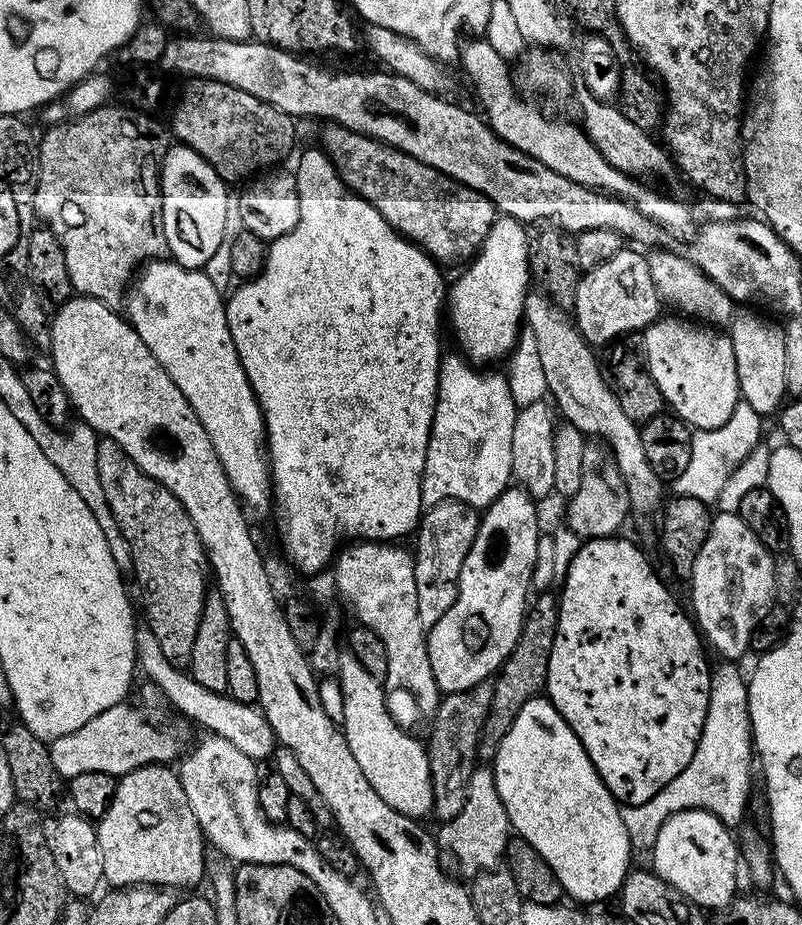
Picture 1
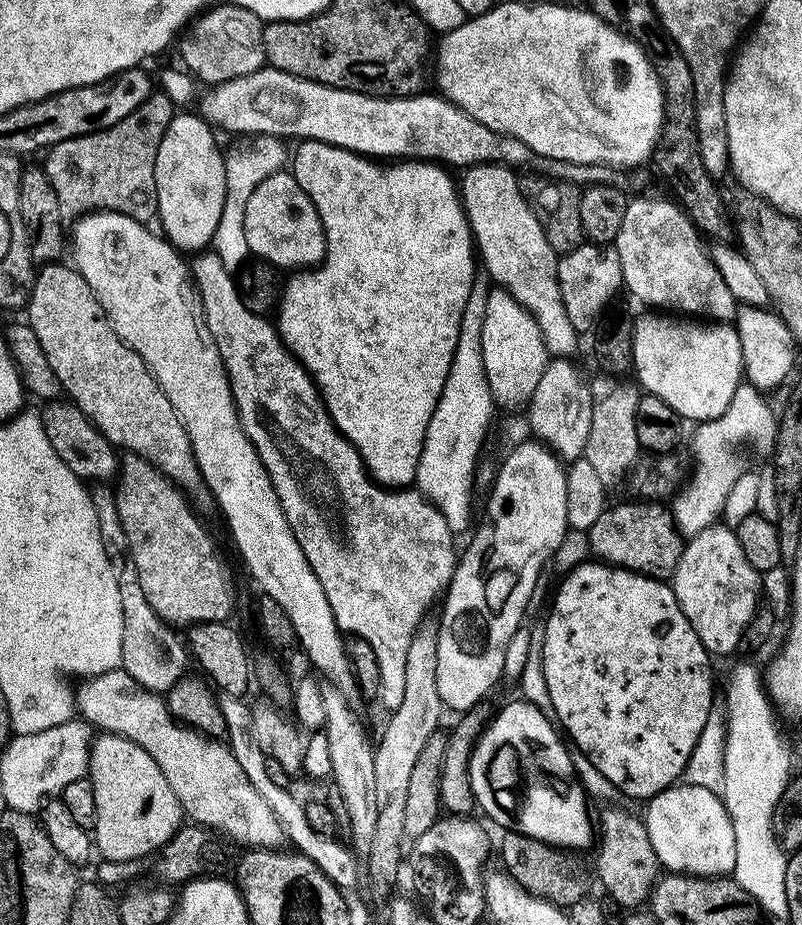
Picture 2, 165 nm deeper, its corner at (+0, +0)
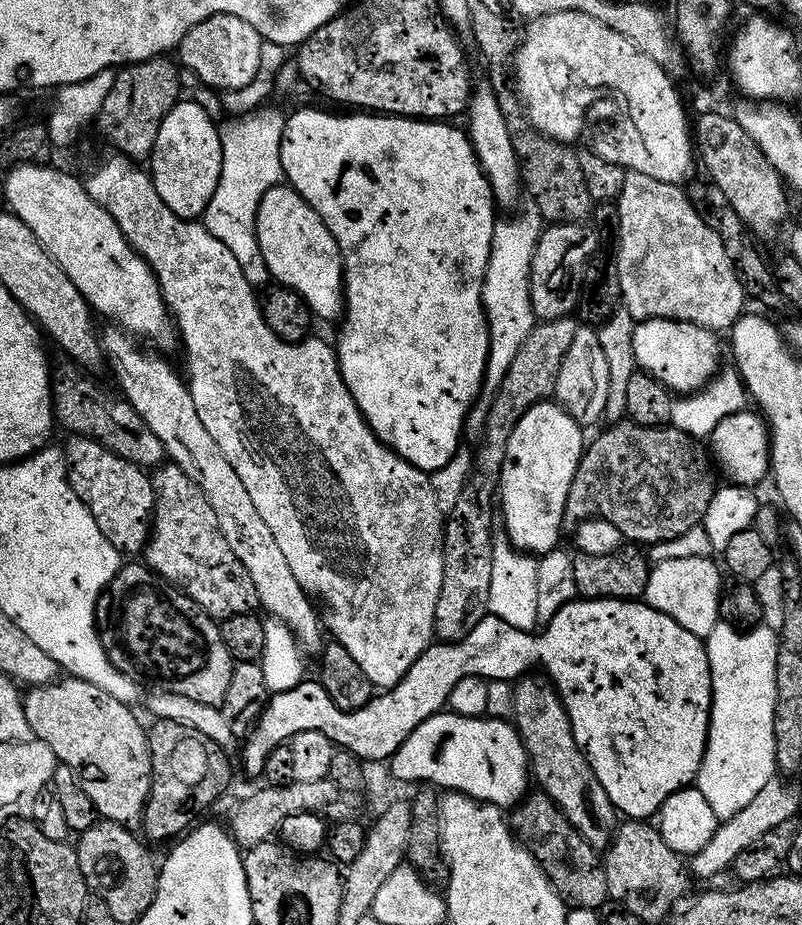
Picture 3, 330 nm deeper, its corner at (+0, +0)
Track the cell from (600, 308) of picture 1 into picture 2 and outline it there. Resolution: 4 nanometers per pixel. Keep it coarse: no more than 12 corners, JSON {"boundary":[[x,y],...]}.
{"boundary":[[585,242],[557,259],[558,290],[584,334],[621,291],[615,247]]}

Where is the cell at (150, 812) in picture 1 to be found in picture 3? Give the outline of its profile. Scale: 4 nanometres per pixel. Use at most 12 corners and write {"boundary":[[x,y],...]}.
{"boundary":[[81,678],[29,687],[33,737],[97,817],[139,825],[148,733]]}

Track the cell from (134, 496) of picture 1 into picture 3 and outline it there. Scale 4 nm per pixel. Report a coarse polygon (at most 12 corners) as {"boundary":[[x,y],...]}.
{"boundary":[[171,462],[143,563],[213,618],[255,613],[254,582],[199,486]]}

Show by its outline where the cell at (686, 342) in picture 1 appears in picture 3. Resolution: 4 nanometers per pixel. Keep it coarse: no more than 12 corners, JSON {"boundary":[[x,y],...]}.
{"boundary":[[641,320],[636,367],[695,394],[721,367],[713,329]]}

